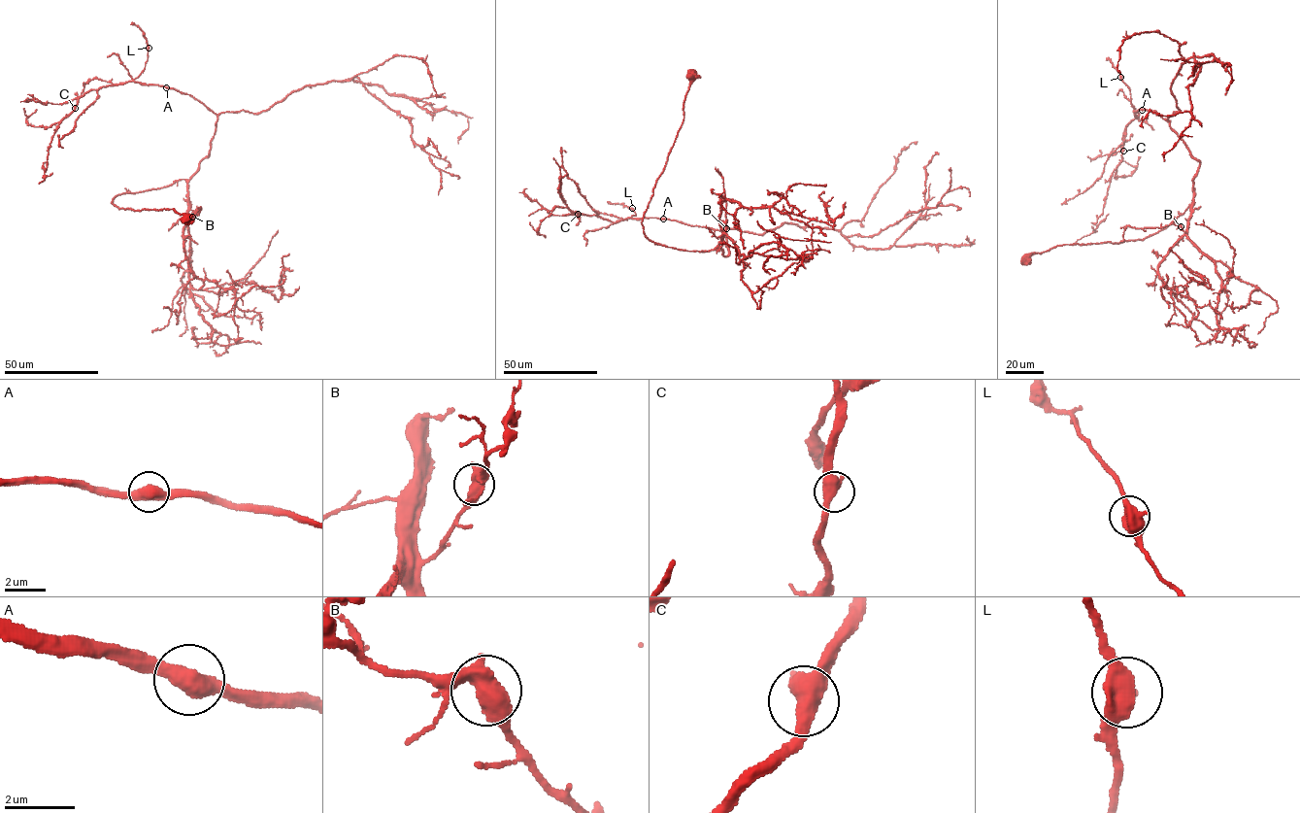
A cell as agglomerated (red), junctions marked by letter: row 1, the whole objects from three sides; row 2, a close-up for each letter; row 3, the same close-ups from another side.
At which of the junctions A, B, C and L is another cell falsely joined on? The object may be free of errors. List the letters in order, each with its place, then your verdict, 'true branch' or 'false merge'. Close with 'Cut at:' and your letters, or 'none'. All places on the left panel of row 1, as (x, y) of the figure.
A: at (166, 87); true branch
B: at (192, 217); true branch
C: at (75, 108); true branch
L: at (149, 48); true branch
Cut at: none

